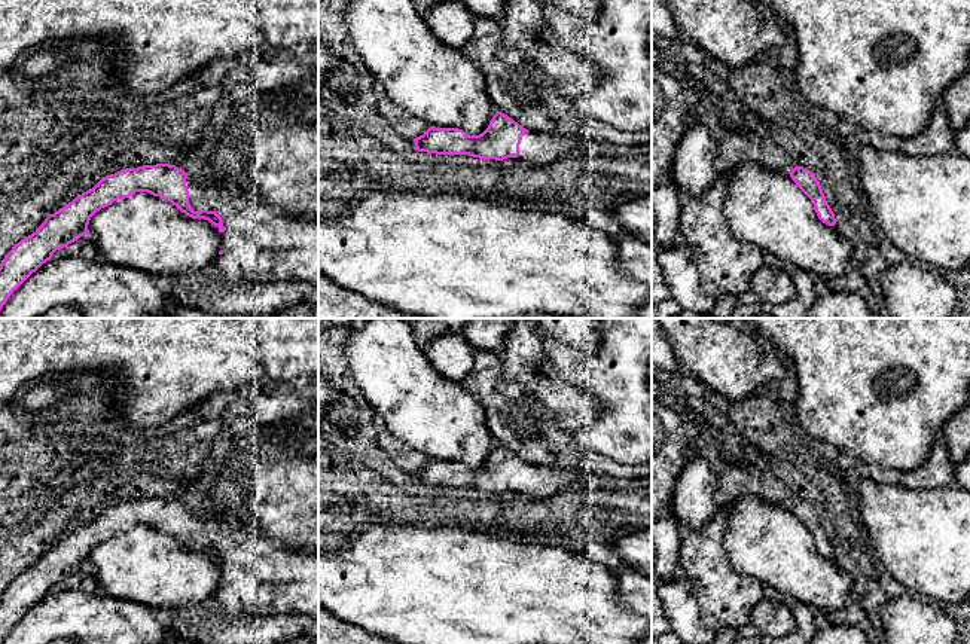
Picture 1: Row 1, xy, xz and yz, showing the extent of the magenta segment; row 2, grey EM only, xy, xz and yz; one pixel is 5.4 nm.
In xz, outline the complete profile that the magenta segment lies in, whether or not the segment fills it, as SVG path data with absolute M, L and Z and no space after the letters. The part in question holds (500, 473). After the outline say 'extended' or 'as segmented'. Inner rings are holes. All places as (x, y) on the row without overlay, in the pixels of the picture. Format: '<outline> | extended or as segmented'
M501 445L492 449L488 461L479 468L469 468L458 461L430 460L423 468L414 471L418 485L469 488L495 494L518 491L533 497L553 495L586 474L558 467L531 466Z | extended

